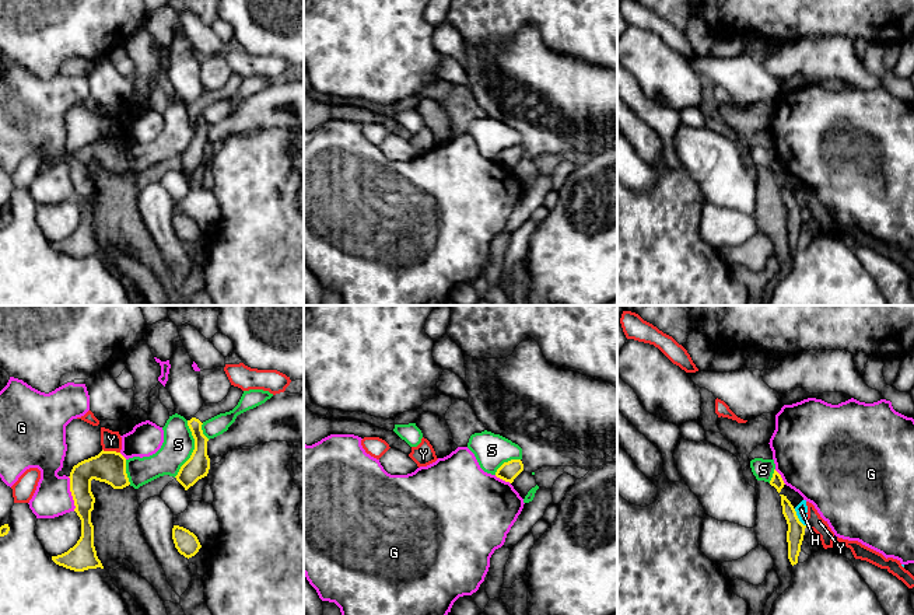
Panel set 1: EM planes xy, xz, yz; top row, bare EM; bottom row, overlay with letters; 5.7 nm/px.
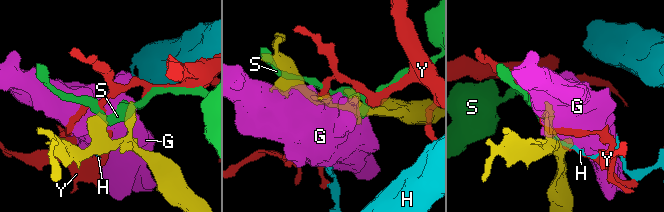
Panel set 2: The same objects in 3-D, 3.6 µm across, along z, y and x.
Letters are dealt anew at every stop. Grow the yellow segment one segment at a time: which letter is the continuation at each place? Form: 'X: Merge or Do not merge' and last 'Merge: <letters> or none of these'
G: Do not merge
H: Do not merge
S: Do not merge
Y: Do not merge
Merge: none of these

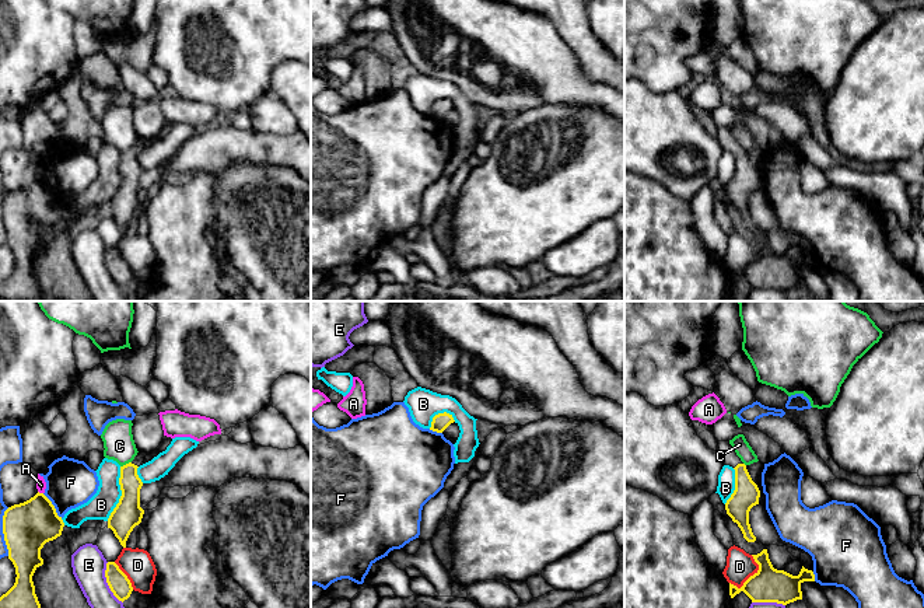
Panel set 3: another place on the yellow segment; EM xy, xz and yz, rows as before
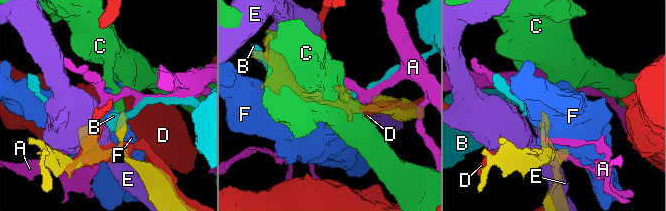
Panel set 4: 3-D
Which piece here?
A: Do not merge
B: Do not merge
C: Do not merge
D: Do not merge
E: Do not merge
F: Do not merge
Merge: none of these

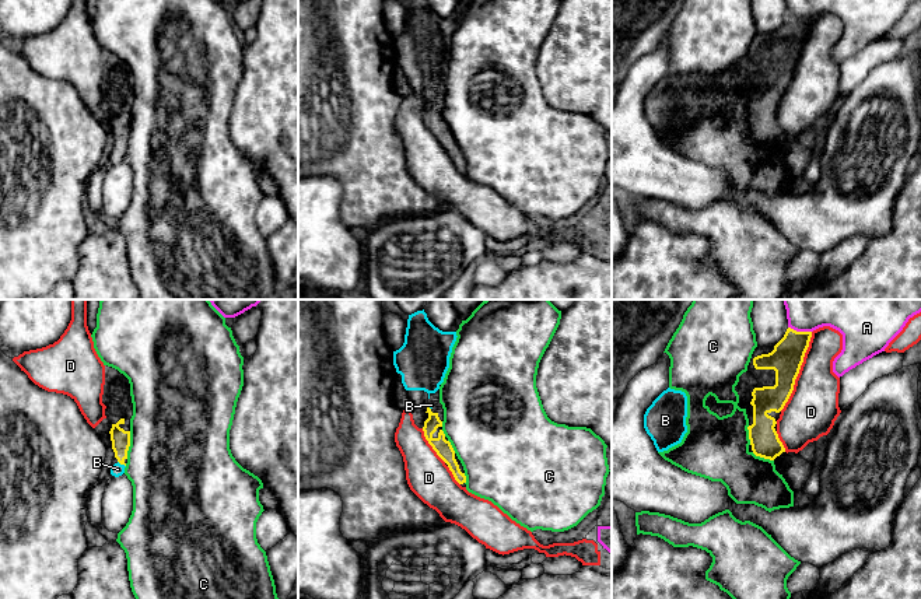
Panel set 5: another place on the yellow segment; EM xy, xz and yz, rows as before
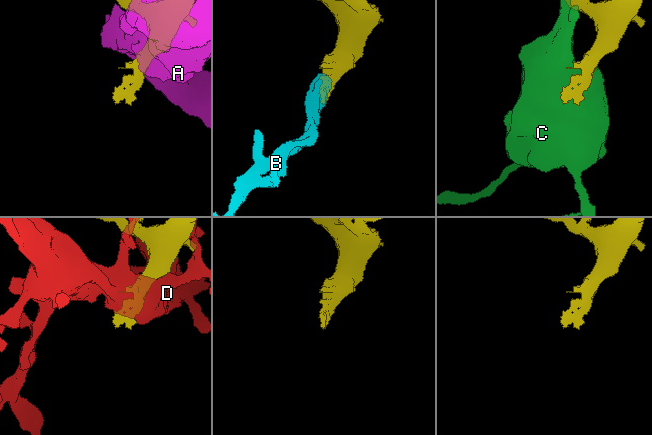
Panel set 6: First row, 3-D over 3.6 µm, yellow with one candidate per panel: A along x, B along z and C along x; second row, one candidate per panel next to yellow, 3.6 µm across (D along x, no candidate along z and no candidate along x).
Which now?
A: Do not merge
B: Merge
C: Do not merge
D: Do not merge
Merge: B

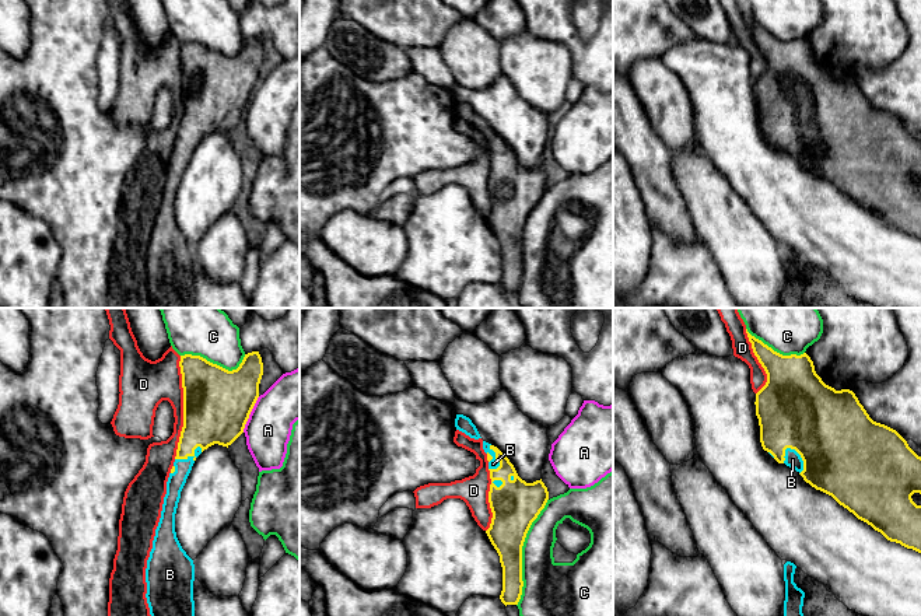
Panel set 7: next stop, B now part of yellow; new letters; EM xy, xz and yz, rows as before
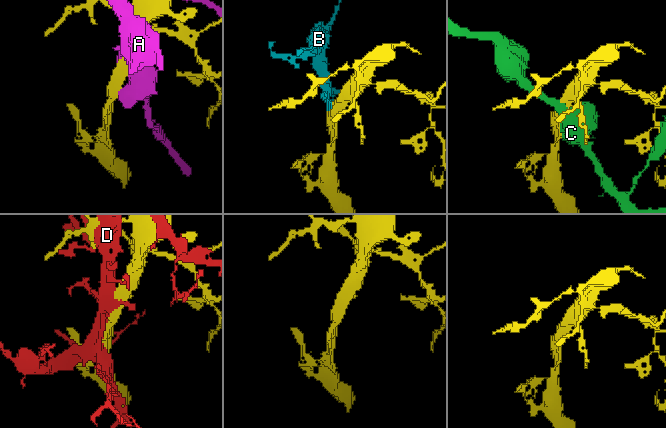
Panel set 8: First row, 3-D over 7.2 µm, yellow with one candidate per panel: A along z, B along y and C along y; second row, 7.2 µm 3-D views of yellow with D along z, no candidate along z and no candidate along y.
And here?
A: Do not merge
B: Merge
C: Do not merge
D: Do not merge
Merge: B

